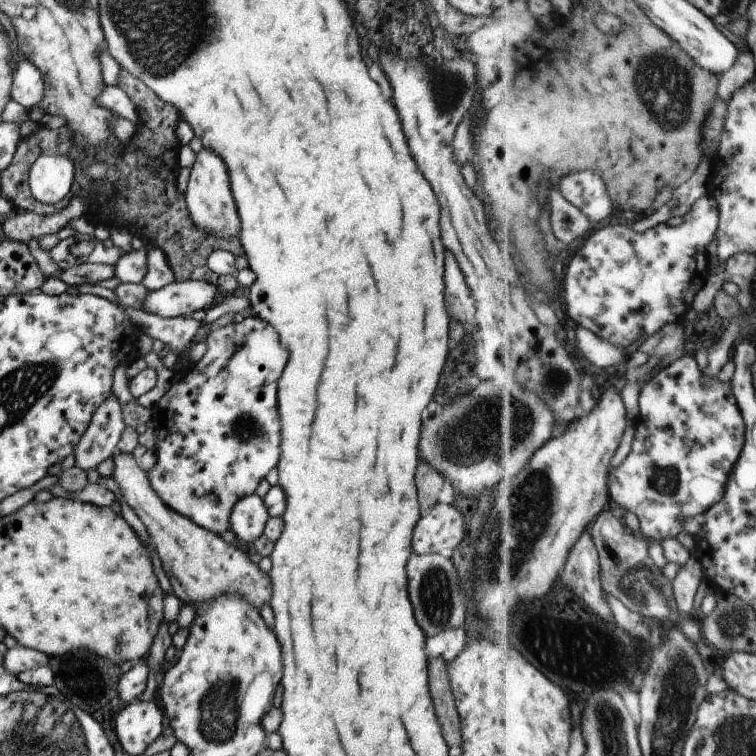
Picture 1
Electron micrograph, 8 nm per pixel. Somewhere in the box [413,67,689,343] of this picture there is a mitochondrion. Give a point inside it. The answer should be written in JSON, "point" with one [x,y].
{"point":[445,93]}

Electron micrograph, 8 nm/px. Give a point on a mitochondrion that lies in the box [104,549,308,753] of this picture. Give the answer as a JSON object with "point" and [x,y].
{"point":[218,718]}

